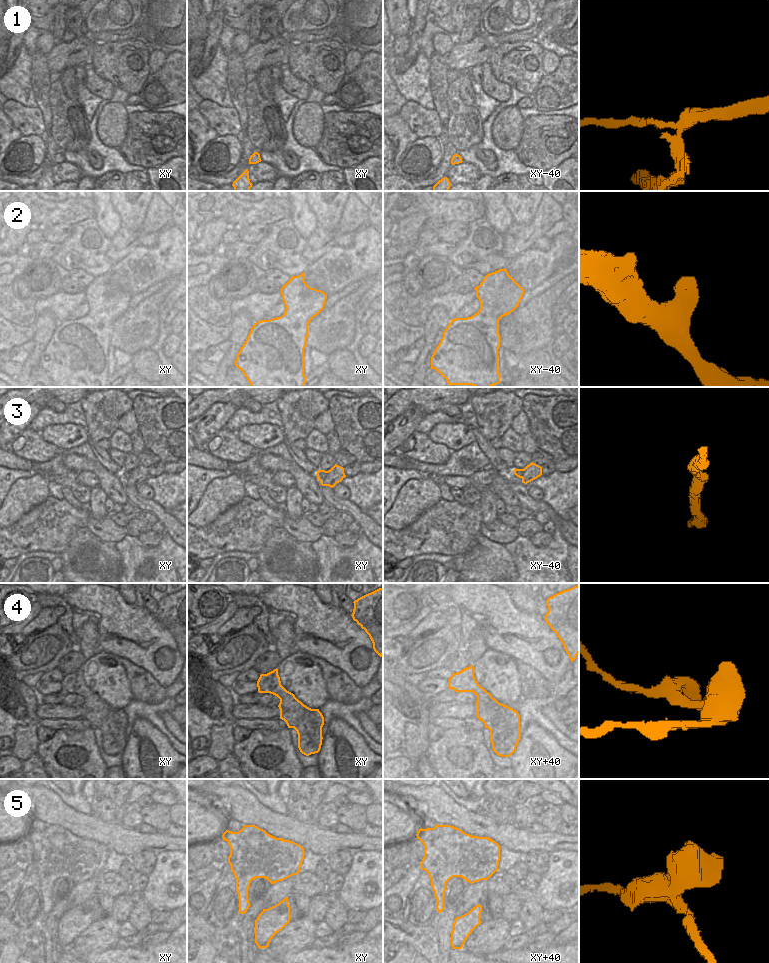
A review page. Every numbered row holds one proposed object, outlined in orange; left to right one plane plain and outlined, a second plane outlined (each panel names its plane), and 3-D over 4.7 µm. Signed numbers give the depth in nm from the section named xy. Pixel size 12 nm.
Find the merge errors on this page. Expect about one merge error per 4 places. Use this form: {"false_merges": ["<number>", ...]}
{"false_merges": ["1"]}

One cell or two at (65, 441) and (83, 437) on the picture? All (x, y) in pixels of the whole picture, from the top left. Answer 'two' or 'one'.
one

